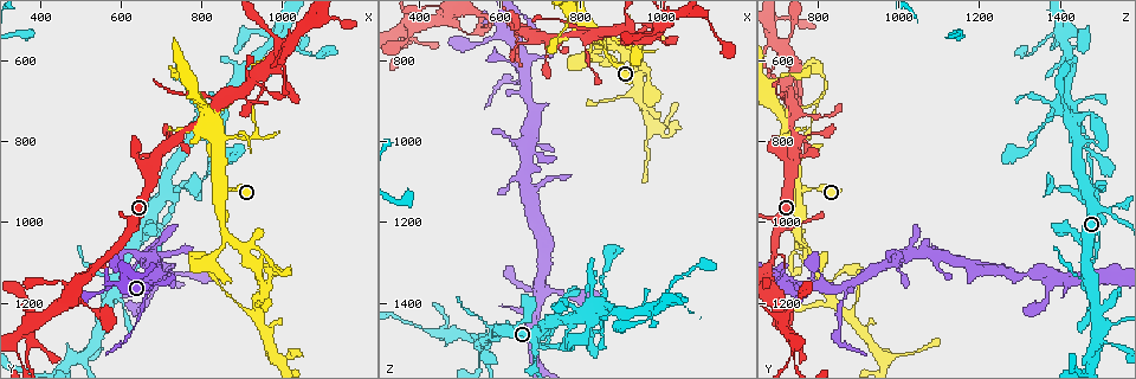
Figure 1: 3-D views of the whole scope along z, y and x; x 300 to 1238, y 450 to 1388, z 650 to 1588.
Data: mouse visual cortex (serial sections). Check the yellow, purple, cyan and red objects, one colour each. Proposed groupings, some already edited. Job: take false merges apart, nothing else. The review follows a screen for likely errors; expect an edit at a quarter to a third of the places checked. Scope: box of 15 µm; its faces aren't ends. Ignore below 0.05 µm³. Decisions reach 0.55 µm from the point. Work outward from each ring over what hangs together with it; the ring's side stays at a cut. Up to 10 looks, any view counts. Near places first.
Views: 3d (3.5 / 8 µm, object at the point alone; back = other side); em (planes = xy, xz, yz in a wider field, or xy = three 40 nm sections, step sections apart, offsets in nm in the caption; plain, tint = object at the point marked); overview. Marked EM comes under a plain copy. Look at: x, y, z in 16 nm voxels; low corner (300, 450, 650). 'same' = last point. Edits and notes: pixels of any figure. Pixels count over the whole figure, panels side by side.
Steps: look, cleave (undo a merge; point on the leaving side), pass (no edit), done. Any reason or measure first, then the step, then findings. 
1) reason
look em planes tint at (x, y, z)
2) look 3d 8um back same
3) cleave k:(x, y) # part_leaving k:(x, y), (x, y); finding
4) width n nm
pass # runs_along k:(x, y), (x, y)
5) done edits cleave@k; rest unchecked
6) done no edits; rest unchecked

narrows sharply
look 3d 3.5um back at (1000, 560, 720)

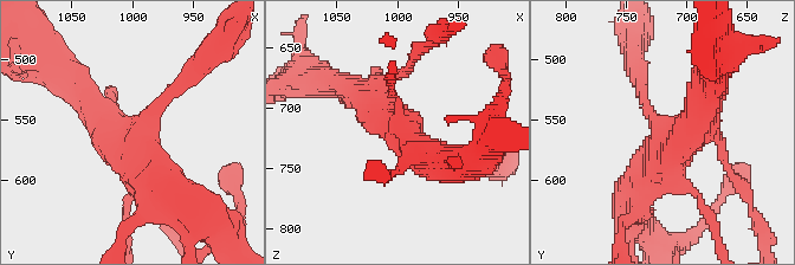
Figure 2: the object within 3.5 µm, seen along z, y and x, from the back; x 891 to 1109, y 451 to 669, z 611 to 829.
arms 4; arm_widths 150, 150, 450, 500 nm
look em xy step 3 tint at (992, 562, 720)

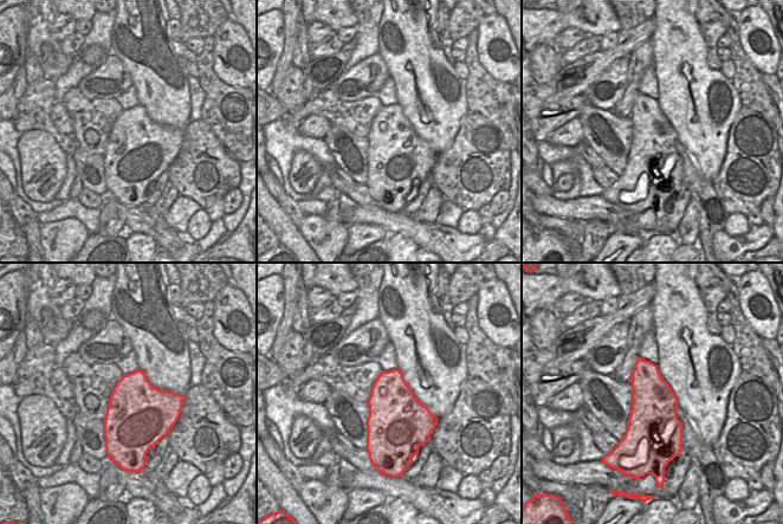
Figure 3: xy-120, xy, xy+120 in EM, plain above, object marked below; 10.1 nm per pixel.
pass # runs_along 2:(182, 200), (146, 175), (84, 98); continuous, no second cell

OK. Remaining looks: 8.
sharp bend
look 3d 3.5um at (665, 1155, 870)

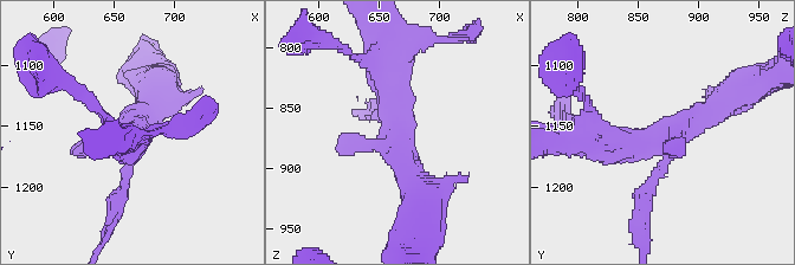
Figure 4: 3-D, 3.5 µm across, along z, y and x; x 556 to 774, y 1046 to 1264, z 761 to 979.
look em xy step 3 tint at (670, 1160, 870)

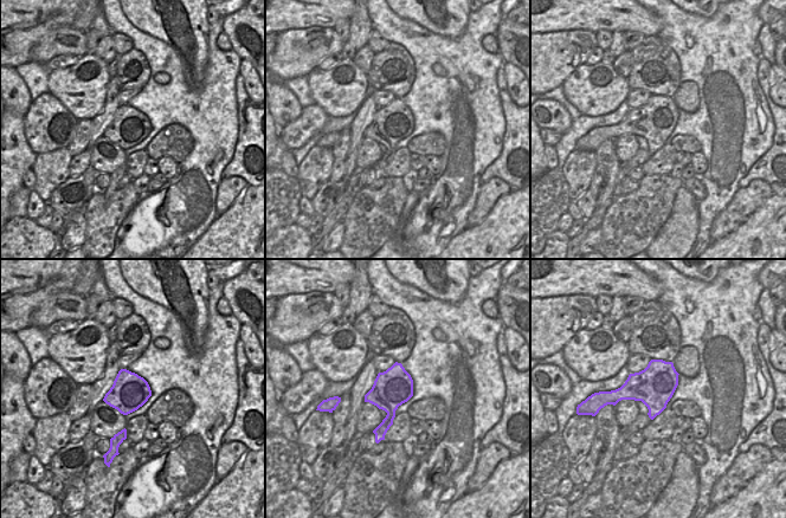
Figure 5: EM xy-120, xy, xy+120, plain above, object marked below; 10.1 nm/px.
pass # runs_along 4:(588, 141), (642, 144), (724, 101); one cell here

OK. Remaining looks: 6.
sudden change in width
look 3d 3.5um at (395, 1300, 750)

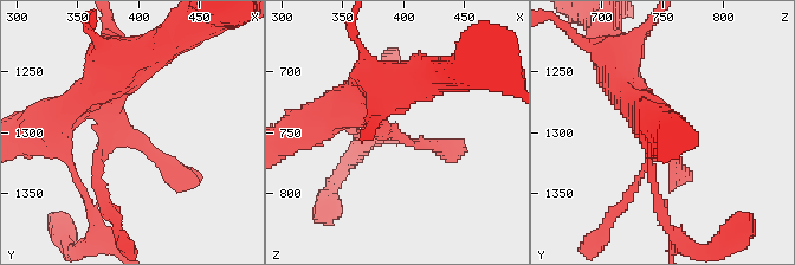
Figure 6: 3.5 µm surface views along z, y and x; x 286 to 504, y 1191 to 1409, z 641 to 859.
look em xy step 2 tint at (388, 1298, 746)

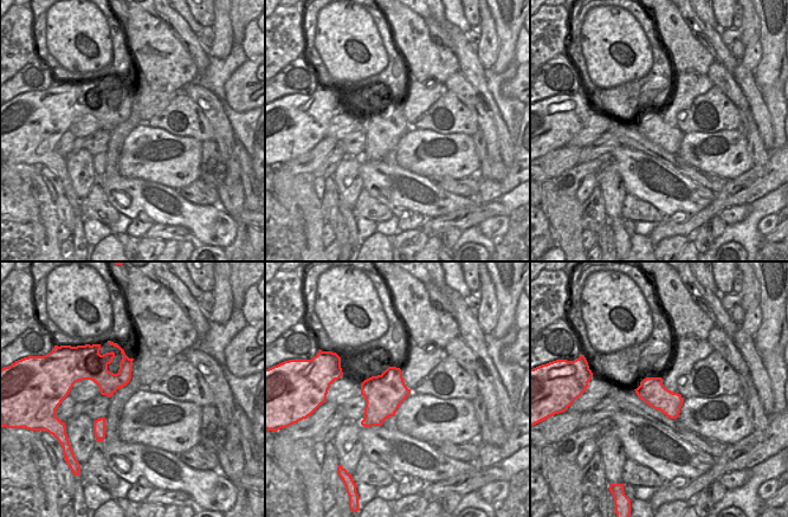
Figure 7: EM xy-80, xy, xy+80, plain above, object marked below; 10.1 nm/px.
look em planes tint same

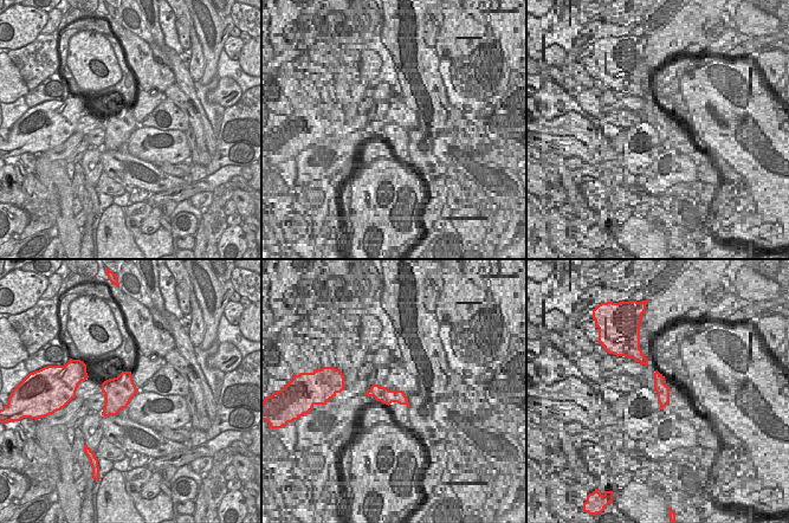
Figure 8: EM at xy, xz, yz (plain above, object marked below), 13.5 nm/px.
pass # runs_along 6:(117, 71), (117, 122), (186, 176); continuous, no second cell

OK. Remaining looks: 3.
thin arm on a thick one
look 3d 3.5um at (715, 930, 1475)

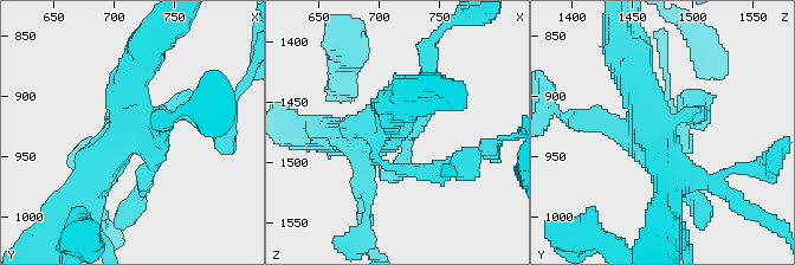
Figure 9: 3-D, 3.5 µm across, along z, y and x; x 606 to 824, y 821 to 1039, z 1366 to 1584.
look em xy step 3 tint at (708, 932, 1470)

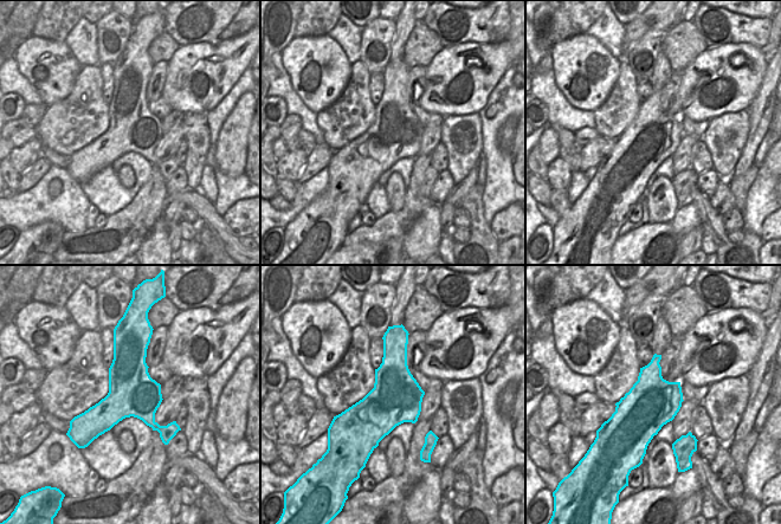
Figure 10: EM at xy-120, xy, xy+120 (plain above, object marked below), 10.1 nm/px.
cleave 9:(434, 55) # part_leaving 9:(618, 127), (561, 116); a second cell is stuck on

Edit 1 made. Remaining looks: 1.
done edits cleave@9; rest unchecked

